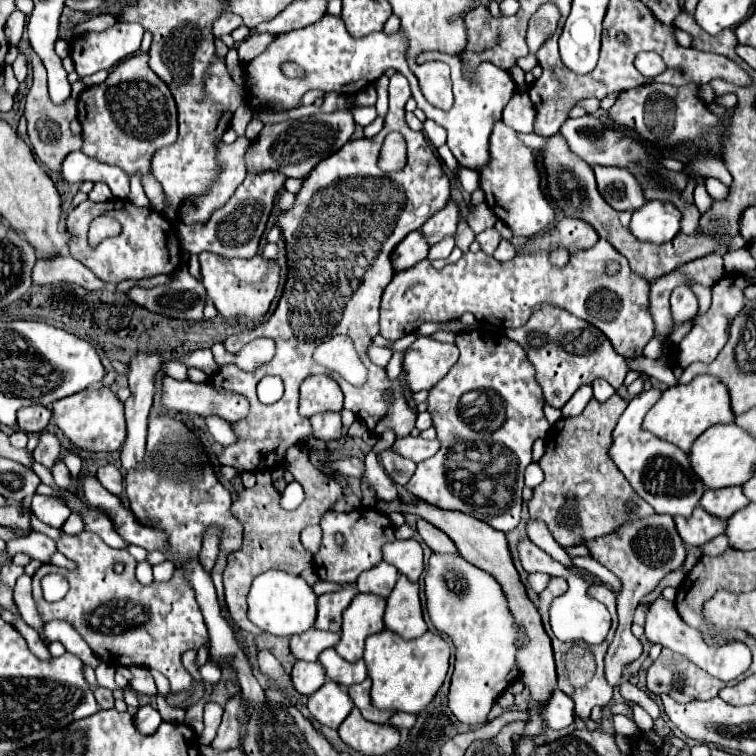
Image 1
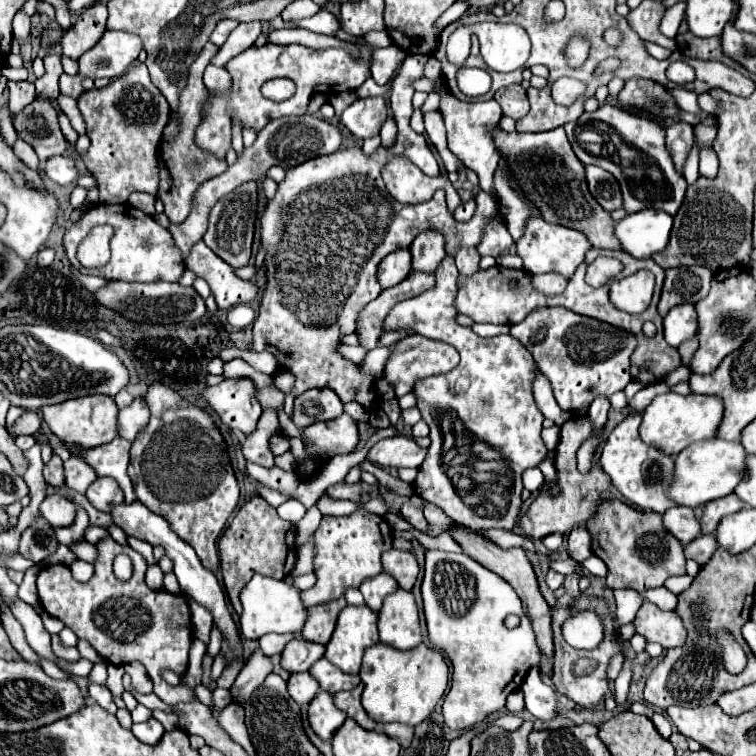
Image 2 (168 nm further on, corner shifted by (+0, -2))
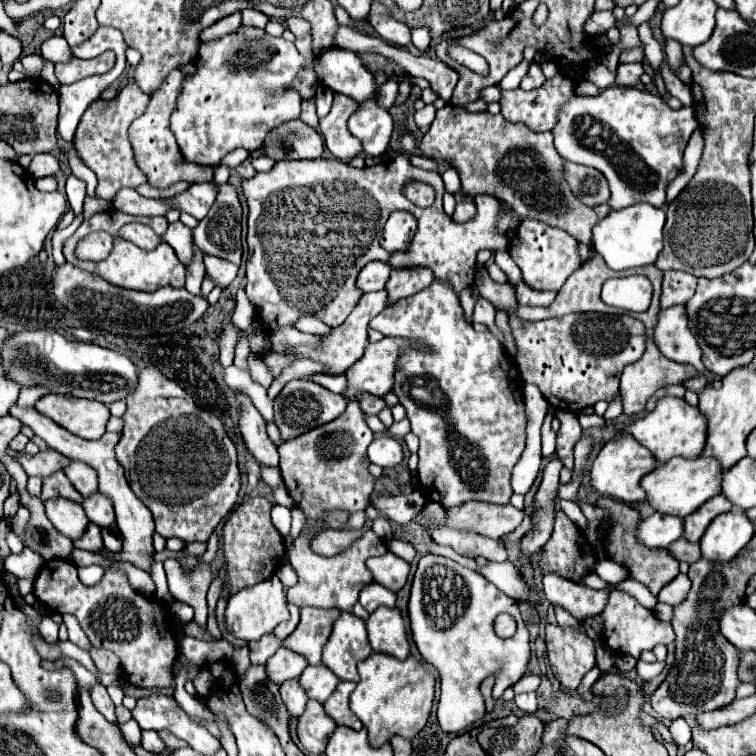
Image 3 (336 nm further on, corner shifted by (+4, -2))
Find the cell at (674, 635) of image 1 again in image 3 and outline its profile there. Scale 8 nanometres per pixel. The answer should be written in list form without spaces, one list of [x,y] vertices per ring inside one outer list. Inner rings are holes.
[[[611,591],[609,603],[603,611],[603,617],[605,617],[603,641],[617,655],[633,655],[637,659],[639,653],[645,649],[653,649],[659,643],[663,643],[663,645],[673,643],[671,623],[659,621],[651,609],[643,607],[635,597],[631,597],[625,591]]]

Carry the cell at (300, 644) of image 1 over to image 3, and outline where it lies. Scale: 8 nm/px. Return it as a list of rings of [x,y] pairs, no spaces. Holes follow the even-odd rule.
[[[281,645],[277,653],[269,659],[265,669],[267,669],[267,677],[281,685],[287,679],[297,679],[305,667],[307,667],[307,659],[303,655]]]

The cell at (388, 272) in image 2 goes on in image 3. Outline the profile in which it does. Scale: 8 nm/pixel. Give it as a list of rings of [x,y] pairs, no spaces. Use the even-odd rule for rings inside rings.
[[[371,261],[363,267],[363,271],[359,273],[359,289],[363,293],[369,291],[381,291],[389,279],[391,273],[391,265],[383,263],[383,261]]]

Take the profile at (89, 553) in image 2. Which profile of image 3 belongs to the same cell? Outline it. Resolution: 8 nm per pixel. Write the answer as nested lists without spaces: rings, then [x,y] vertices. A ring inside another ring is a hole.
[[[13,405],[9,413],[15,415],[17,419],[21,419],[23,425],[29,425],[33,429],[33,433],[37,437],[41,437],[57,453],[61,453],[61,455],[65,455],[69,459],[79,459],[79,461],[87,463],[89,467],[93,467],[97,471],[97,475],[99,475],[99,491],[111,497],[113,507],[115,507],[115,517],[117,517],[115,523],[117,523],[117,529],[121,533],[121,539],[123,539],[123,549],[119,553],[109,553],[107,549],[103,548],[99,555],[107,557],[109,561],[127,561],[127,563],[133,563],[135,567],[139,567],[139,569],[149,571],[149,567],[151,567],[151,557],[149,555],[153,553],[151,537],[155,533],[153,515],[151,515],[151,511],[147,511],[147,507],[131,491],[131,487],[129,487],[129,483],[125,479],[123,467],[115,459],[115,451],[113,449],[115,449],[117,441],[121,439],[121,435],[119,433],[105,433],[99,441],[87,441],[87,439],[81,439],[81,437],[69,433],[67,429],[59,427],[57,423],[53,423],[45,415],[39,415],[39,411],[35,411],[35,409],[19,409],[17,405]]]

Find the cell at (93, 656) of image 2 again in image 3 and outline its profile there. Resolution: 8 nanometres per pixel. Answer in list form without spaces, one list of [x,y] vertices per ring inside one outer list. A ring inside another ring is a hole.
[[[63,615],[63,623],[65,623],[67,629],[69,629],[69,641],[75,643],[77,647],[81,647],[83,651],[89,651],[89,649],[91,649],[91,643],[89,643],[87,635],[83,633],[83,629],[79,627],[77,619],[75,619],[73,615]]]

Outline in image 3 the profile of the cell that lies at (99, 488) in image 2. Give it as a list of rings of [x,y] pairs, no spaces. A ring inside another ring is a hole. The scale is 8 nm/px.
[[[101,491],[85,497],[81,507],[85,509],[91,523],[97,523],[99,527],[113,527],[111,523],[115,523],[115,513],[111,511],[111,499]]]

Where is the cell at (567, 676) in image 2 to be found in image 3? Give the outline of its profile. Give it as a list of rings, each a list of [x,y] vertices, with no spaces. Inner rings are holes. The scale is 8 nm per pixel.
[[[547,625],[547,657],[555,679],[565,691],[577,691],[581,679],[595,667],[595,643],[583,627]]]

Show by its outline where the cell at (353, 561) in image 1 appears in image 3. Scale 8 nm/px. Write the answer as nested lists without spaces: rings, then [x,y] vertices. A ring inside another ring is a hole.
[[[327,511],[319,521],[315,521],[307,531],[303,531],[291,545],[289,551],[289,563],[293,565],[293,569],[299,575],[299,583],[295,587],[291,587],[287,591],[287,599],[289,603],[297,605],[297,607],[323,607],[323,609],[331,609],[337,607],[339,611],[351,611],[353,605],[357,603],[359,591],[363,589],[363,585],[369,585],[373,581],[371,571],[367,569],[365,561],[373,555],[383,555],[387,553],[387,543],[377,537],[373,533],[373,529],[367,529],[359,539],[355,539],[345,551],[333,555],[333,557],[325,557],[319,555],[311,549],[311,541],[325,529],[335,529],[335,531],[345,531],[349,525],[349,511]]]

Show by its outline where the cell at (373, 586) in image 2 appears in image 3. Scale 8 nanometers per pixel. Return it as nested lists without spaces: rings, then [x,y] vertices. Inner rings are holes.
[[[369,583],[367,587],[361,589],[359,593],[359,603],[365,607],[367,613],[373,613],[377,607],[385,605],[385,607],[395,607],[395,593],[389,591],[387,587],[379,585],[379,583]]]

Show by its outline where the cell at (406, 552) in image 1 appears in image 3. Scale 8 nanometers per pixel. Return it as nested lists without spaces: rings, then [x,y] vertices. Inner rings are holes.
[[[387,551],[381,557],[371,557],[367,561],[367,567],[371,569],[373,579],[377,583],[385,585],[387,589],[391,589],[395,593],[405,585],[407,575],[409,575],[409,563],[403,561],[401,557],[393,555],[391,551]]]

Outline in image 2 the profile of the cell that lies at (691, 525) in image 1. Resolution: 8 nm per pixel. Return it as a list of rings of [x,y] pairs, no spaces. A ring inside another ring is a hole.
[[[671,507],[663,513],[663,527],[667,527],[667,533],[675,535],[683,545],[693,541],[701,531],[695,513],[691,507]]]

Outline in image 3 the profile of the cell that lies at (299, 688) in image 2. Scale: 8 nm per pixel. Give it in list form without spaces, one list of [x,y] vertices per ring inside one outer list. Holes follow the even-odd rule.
[[[289,679],[281,685],[281,697],[283,697],[287,711],[293,717],[299,717],[305,711],[305,705],[307,705],[307,699],[309,699],[305,689],[299,685],[297,679]]]

